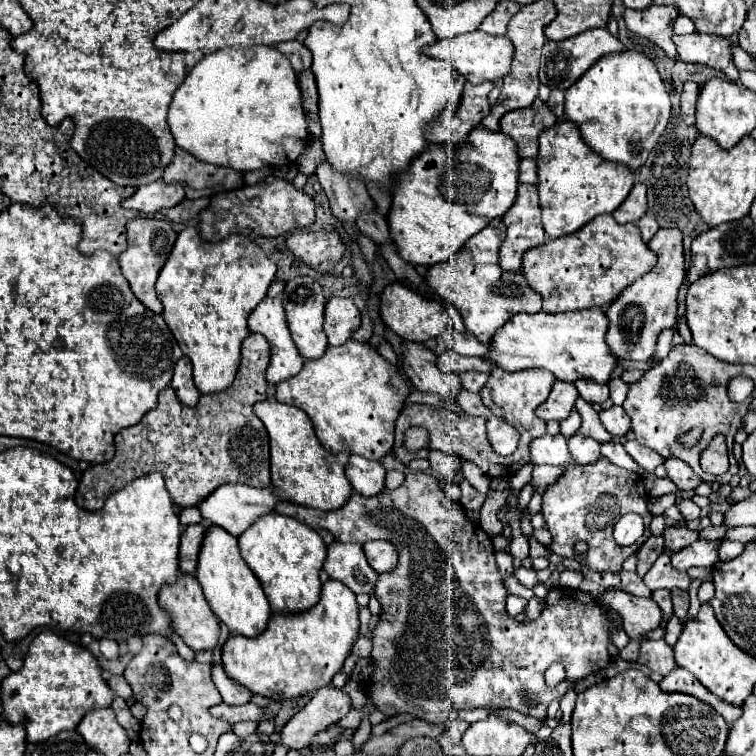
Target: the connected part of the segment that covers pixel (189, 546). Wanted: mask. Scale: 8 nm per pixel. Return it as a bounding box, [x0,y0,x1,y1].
[179,523,207,575]

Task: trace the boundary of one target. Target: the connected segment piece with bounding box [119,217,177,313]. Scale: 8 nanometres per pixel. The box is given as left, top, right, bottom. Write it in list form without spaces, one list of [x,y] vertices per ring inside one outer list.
[[[139,217],[139,219],[133,219],[133,221],[127,223],[127,243],[129,243],[129,247],[127,247],[125,253],[119,255],[119,265],[121,265],[125,279],[131,285],[131,291],[135,293],[135,297],[155,313],[163,311],[163,305],[161,305],[161,301],[157,299],[157,293],[155,293],[155,281],[157,281],[157,275],[159,275],[161,267],[165,265],[175,241],[177,241],[177,233],[173,231],[171,223],[167,223],[165,219]]]

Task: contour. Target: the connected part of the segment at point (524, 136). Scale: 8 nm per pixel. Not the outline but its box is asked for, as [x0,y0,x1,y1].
[501,99,557,157]

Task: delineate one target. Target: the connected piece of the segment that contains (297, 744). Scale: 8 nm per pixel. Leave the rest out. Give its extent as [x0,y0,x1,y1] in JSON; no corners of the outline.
[281,685,351,749]

